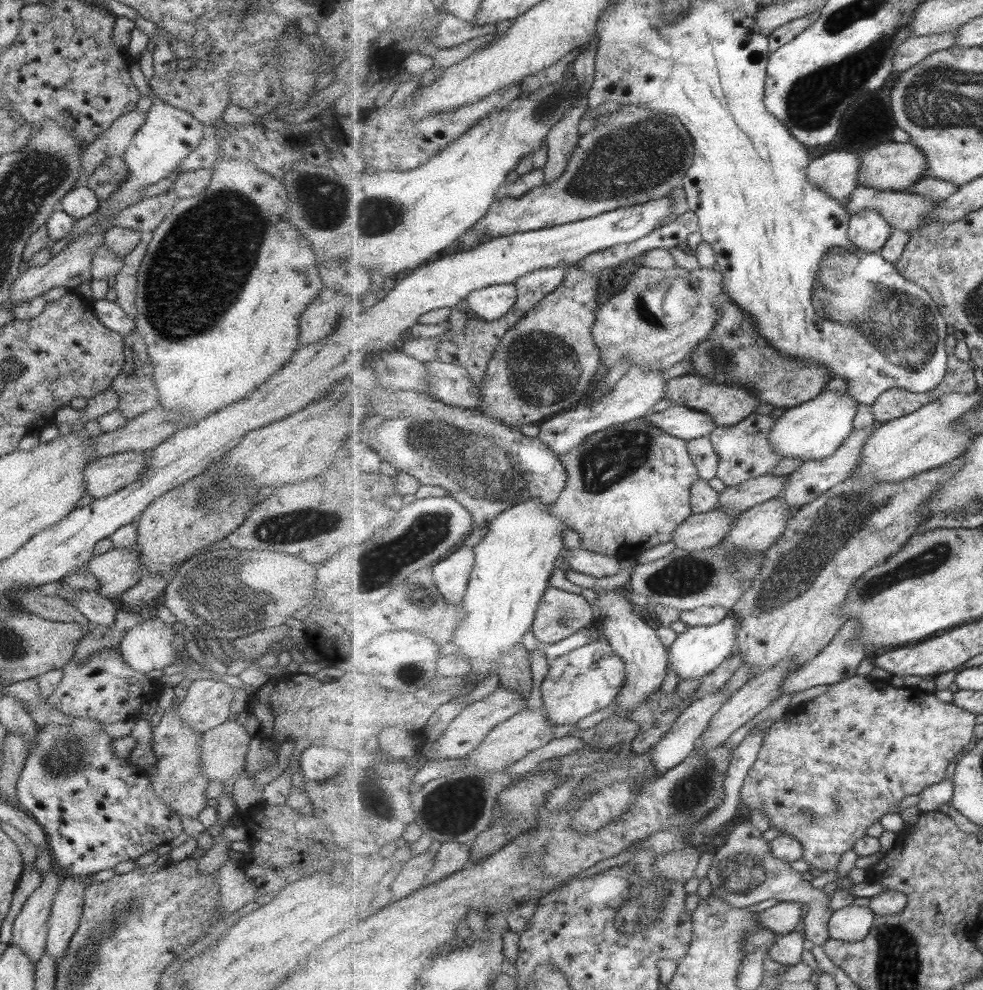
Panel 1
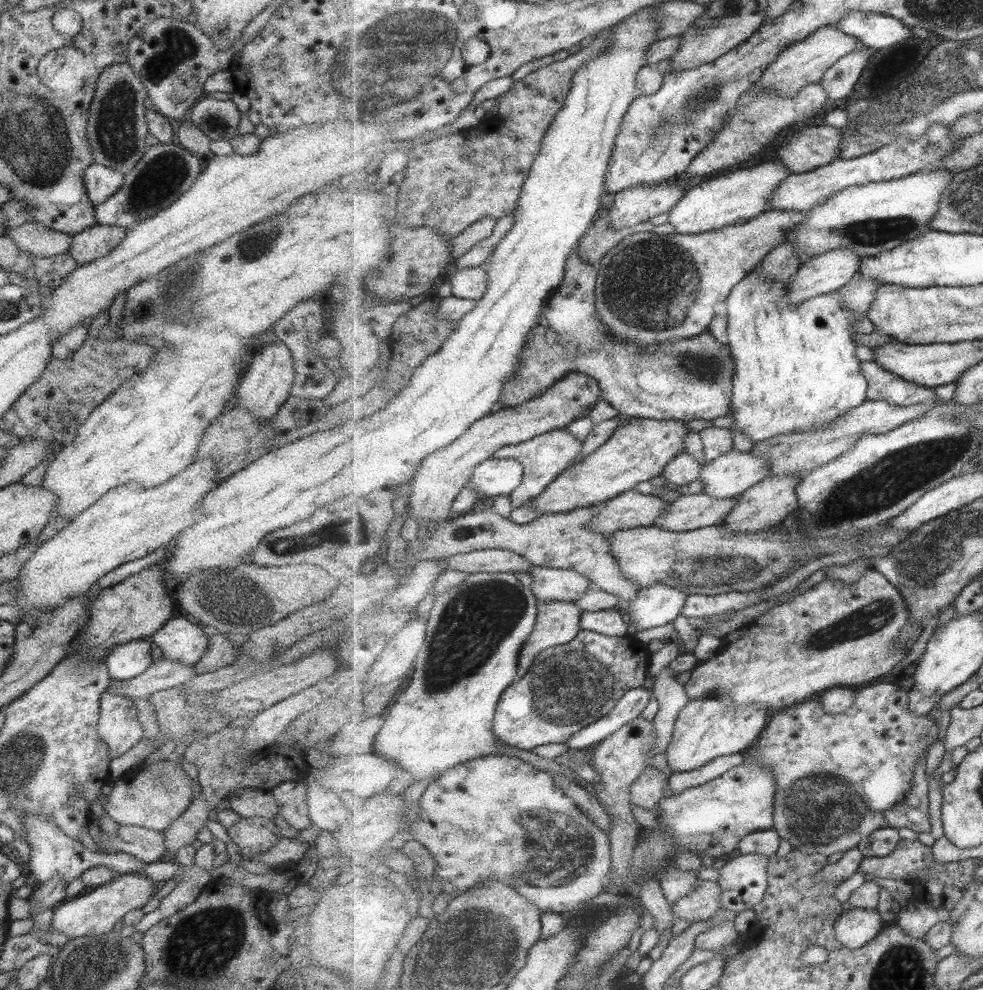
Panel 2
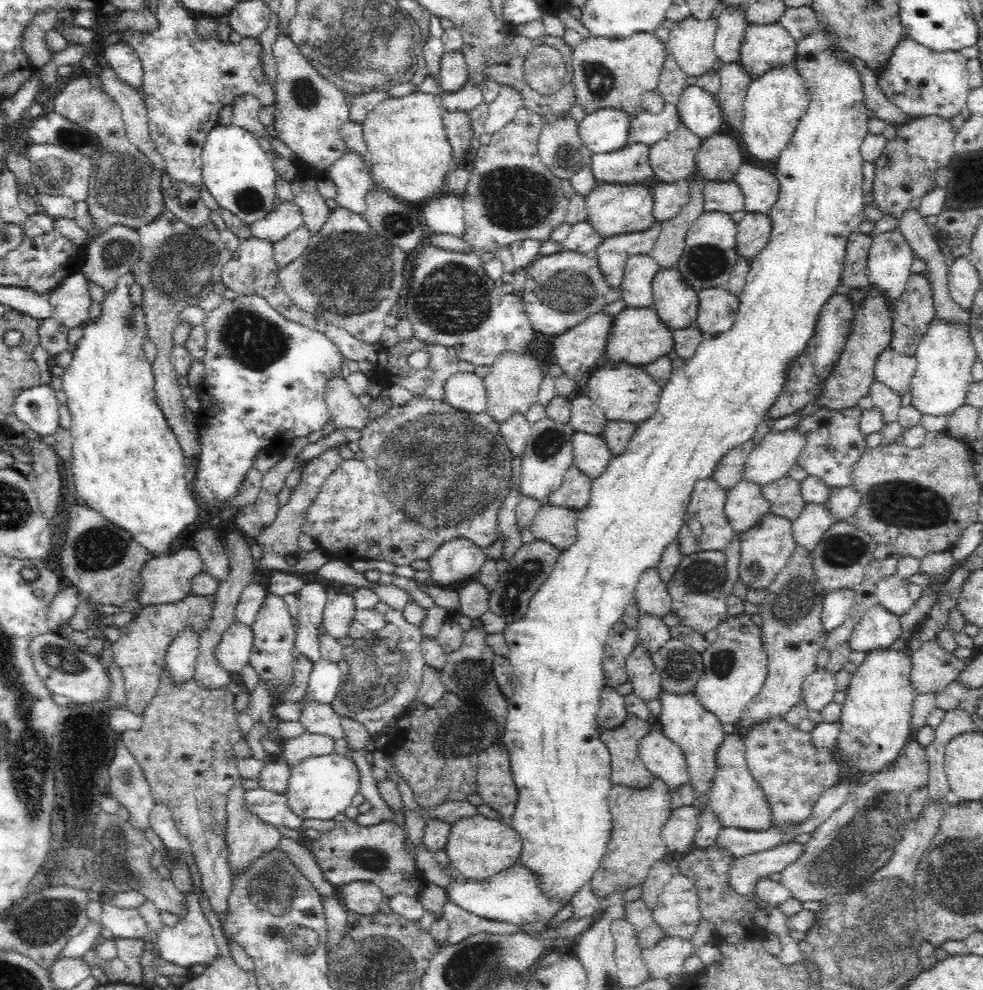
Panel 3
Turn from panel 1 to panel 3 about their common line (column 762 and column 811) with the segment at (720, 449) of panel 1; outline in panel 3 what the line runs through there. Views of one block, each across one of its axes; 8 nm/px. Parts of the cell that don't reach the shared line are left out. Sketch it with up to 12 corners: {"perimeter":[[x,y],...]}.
{"perimeter":[[859,406],[820,409],[792,428],[795,466],[830,489],[849,486],[866,450]]}

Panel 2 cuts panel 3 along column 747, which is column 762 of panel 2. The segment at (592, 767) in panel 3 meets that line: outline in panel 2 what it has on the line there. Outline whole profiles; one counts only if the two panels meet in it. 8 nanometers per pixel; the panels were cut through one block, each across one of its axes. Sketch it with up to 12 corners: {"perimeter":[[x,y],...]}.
{"perimeter":[[839,291],[727,298],[733,432],[815,432],[868,402]]}

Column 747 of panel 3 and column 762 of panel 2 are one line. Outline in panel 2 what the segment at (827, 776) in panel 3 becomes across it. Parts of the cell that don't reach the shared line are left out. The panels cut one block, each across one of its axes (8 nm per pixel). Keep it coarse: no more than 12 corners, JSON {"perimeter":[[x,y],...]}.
{"perimeter":[[895,684],[771,715],[743,754],[774,828],[831,856],[881,830],[941,732]]}

